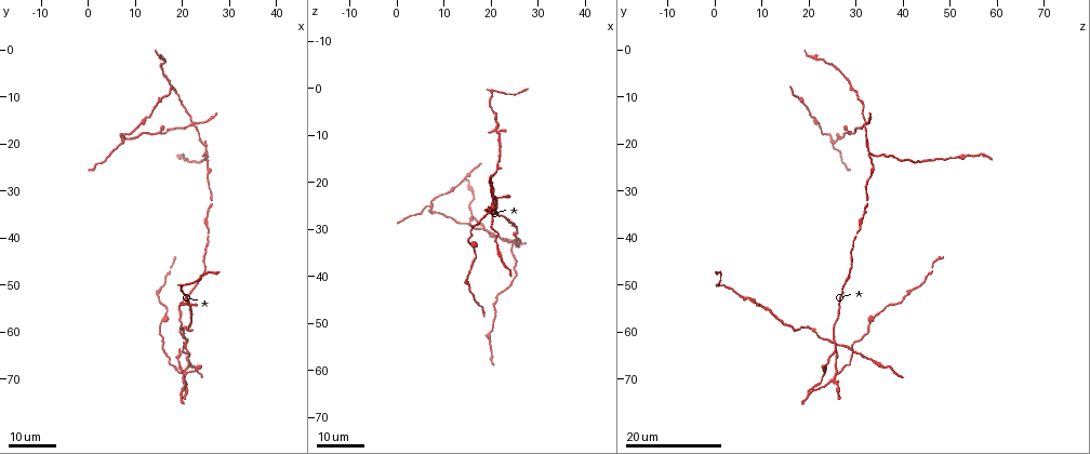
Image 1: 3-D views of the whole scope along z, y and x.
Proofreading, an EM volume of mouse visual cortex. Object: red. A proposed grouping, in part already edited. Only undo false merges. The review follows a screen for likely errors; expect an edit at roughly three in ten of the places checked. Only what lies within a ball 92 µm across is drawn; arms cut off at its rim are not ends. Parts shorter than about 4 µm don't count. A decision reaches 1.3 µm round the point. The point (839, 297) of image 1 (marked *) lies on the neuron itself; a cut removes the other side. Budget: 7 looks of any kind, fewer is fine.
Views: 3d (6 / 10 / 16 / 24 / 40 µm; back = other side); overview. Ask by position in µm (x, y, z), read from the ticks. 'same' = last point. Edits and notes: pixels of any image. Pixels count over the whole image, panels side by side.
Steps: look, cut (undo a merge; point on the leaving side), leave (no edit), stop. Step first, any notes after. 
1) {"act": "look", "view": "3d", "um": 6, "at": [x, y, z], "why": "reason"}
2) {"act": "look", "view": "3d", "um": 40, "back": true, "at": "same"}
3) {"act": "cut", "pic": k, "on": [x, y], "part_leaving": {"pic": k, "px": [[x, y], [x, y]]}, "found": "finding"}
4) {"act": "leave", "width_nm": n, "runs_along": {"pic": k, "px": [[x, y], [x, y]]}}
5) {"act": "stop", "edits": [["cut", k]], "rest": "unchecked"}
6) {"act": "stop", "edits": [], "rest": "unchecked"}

{"act": "look", "view": "3d", "um": 16, "at": [21.0, 62.0, 25.5], "why": "three-way junction"}

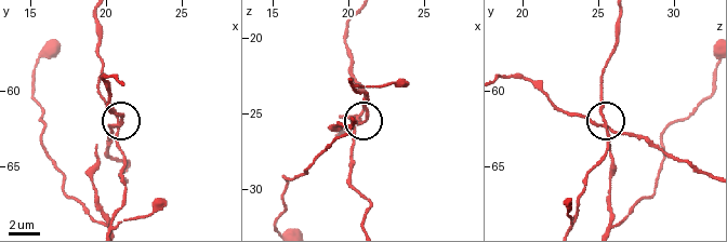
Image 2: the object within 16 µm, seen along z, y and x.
{"act": "look", "view": "3d", "um": 6, "at": [20.8, 62.2, 25.0]}

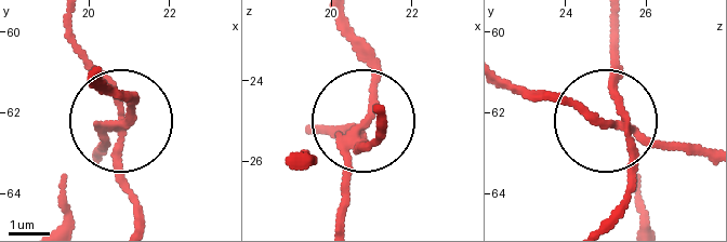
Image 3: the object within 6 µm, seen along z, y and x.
{"act": "cut", "pic": 3, "on": [347, 193], "arms": 3, "part_leaving": {"pic": 3, "px": [[111, 126], [129, 116], [129, 95], [101, 75]]}, "found": "two neurons meet here"}

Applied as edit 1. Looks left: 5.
{"act": "look", "view": "overview"}

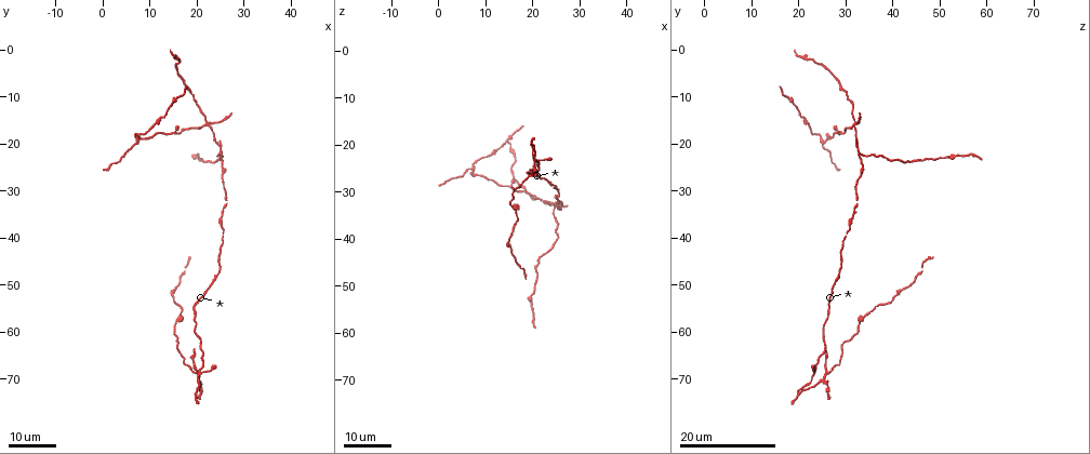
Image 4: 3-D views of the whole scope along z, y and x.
{"act": "look", "view": "3d", "um": 24, "at": [24.5, 22.0, 33.0], "why": "side arm on a straight run"}

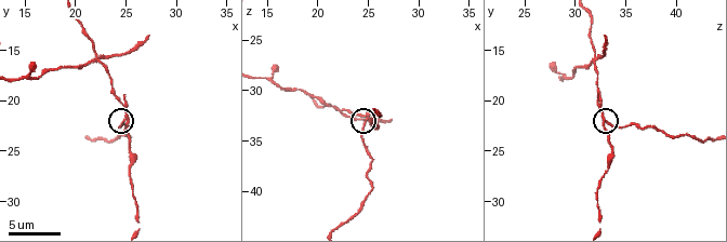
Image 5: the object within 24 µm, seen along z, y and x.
{"act": "look", "view": "3d", "um": 10, "at": [24.8, 22.0, 32.8]}

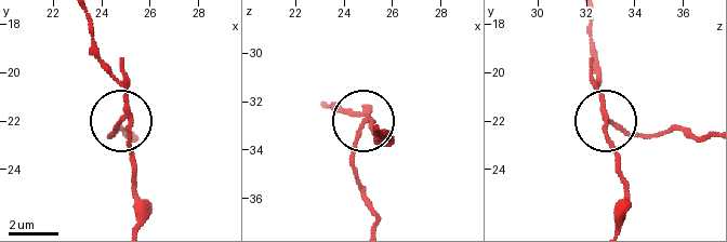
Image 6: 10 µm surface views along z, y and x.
{"act": "look", "view": "3d", "um": 10, "back": true, "at": [24.9, 21.9, 32.9]}

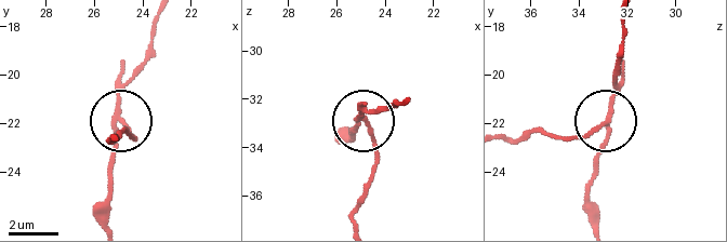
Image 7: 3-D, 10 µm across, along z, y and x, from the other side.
{"act": "cut", "pic": 7, "on": [372, 144], "width_nm": 170, "found": "a second neuron is stuck on"}

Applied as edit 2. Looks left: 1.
{"act": "look", "view": "3d", "um": 6, "at": [22.2, 15.8, 32.0], "why": "looks like a crossing"}

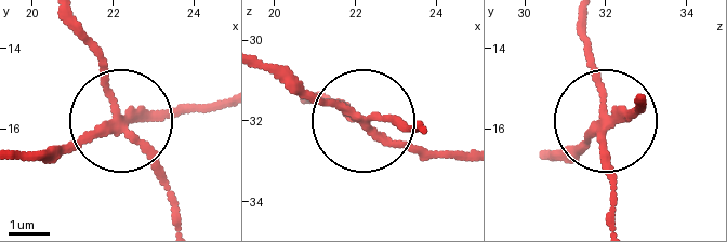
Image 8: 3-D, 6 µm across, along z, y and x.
{"act": "cut", "pic": 8, "on": [168, 116], "width_nm": 180, "part_leaving": {"pic": 8, "px": [[109, 132], [71, 149], [21, 149]]}, "found": "a second neuron is stuck on"}

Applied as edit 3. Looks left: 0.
{"act": "stop", "edits": [["cut", 3], ["cut", 7], ["cut", 8]], "rest": "unchecked"}

